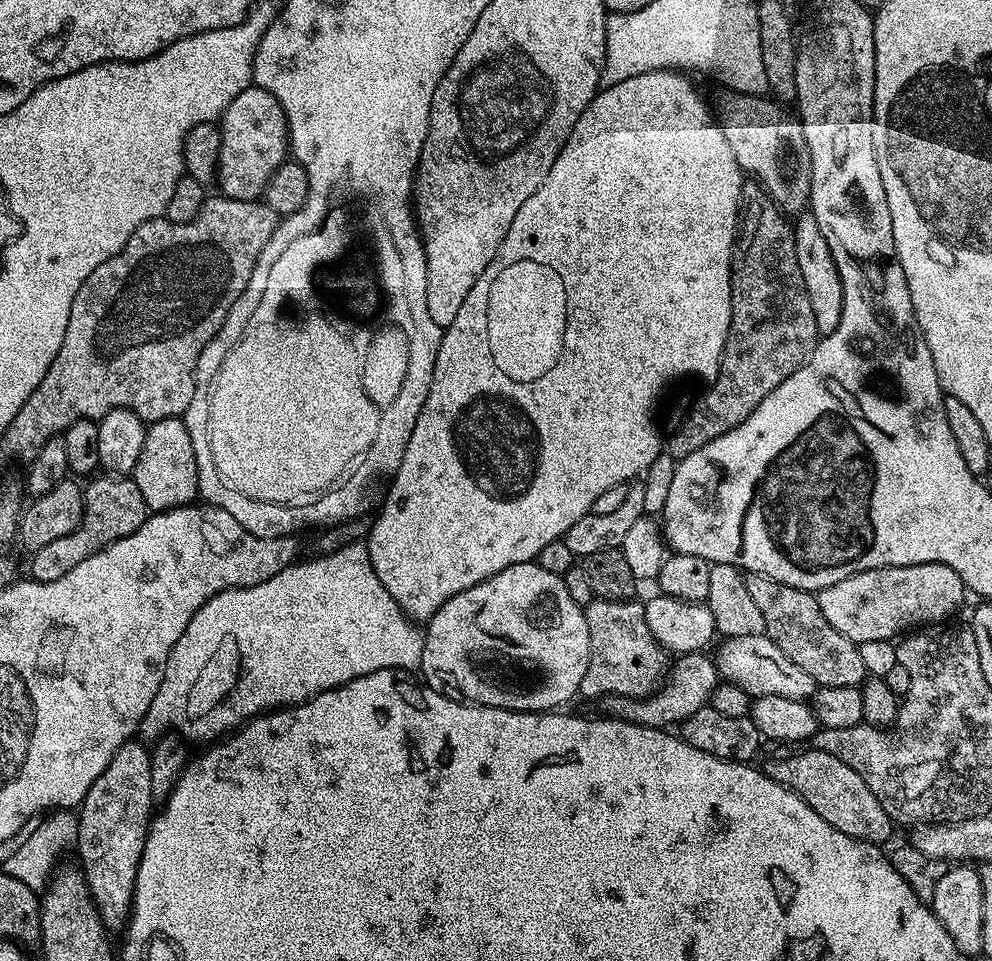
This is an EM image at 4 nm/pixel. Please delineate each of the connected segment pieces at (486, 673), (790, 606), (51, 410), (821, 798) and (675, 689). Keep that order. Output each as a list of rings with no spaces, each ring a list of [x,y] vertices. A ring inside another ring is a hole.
[[[535,562],[515,564],[482,582],[478,582],[478,586],[470,586],[470,590],[462,590],[458,594],[454,594],[454,598],[447,600],[435,612],[432,619],[427,621],[423,634],[424,649],[419,671],[424,672],[423,679],[429,689],[439,689],[441,680],[442,683],[457,688],[461,692],[459,695],[465,701],[482,704],[486,708],[510,708],[513,712],[550,712],[563,709],[565,707],[563,704],[567,700],[577,699],[582,686],[582,678],[586,675],[586,666],[590,662],[590,626],[586,626],[584,608],[570,598],[570,593],[564,585],[563,576],[550,574],[550,570],[542,570],[542,566]]]
[[[755,574],[745,575],[744,581],[750,599],[762,613],[766,635],[778,646],[778,650],[782,650],[782,654],[786,654],[786,658],[790,658],[790,662],[798,662],[798,666],[802,666],[802,670],[806,670],[817,685],[826,688],[863,685],[866,673],[858,644],[830,626],[813,593],[793,590],[782,582],[774,582],[774,578]]]
[[[223,194],[215,195],[209,195],[205,199],[200,212],[192,221],[179,224],[165,218],[149,218],[146,222],[142,222],[138,226],[138,230],[132,232],[132,237],[124,241],[122,250],[118,254],[114,254],[114,258],[102,262],[102,266],[98,266],[98,270],[94,270],[94,274],[90,274],[90,278],[86,278],[86,282],[82,282],[78,294],[74,294],[74,306],[70,306],[70,322],[66,322],[66,338],[62,338],[62,350],[58,350],[54,362],[50,362],[50,370],[46,370],[46,378],[42,378],[42,382],[38,382],[34,394],[30,394],[30,398],[26,398],[26,406],[22,406],[22,410],[18,410],[14,422],[10,422],[10,426],[2,434],[6,455],[17,456],[21,462],[33,460],[38,454],[38,450],[42,450],[42,446],[46,446],[46,442],[50,442],[50,438],[61,435],[74,422],[79,420],[99,422],[103,416],[119,408],[125,408],[138,414],[138,418],[145,422],[171,416],[183,417],[184,411],[190,406],[190,398],[194,398],[198,358],[202,354],[202,350],[206,350],[208,343],[216,337],[218,330],[224,327],[234,302],[238,302],[238,298],[246,290],[251,275],[254,273],[255,263],[258,262],[258,256],[262,253],[266,242],[270,240],[270,236],[274,234],[278,223],[277,212],[269,204],[264,203],[263,199],[235,200]]]
[[[809,747],[807,751],[797,751],[795,756],[781,760],[769,759],[768,765],[763,765],[762,770],[771,780],[778,782],[781,789],[798,794],[798,798],[807,802],[810,810],[814,810],[814,814],[826,818],[826,822],[830,822],[830,826],[834,826],[834,830],[842,830],[842,834],[846,834],[850,838],[858,838],[868,846],[887,845],[887,840],[892,836],[894,821],[886,814],[886,810],[882,810],[882,802],[878,802],[878,798],[874,798],[874,790],[870,790],[870,786],[866,786],[866,782],[859,774],[854,774],[854,770],[850,770],[850,766],[846,766],[846,762],[838,762],[838,758],[834,758],[834,754],[826,754],[813,747]]]
[[[707,651],[685,652],[677,655],[667,669],[662,687],[650,696],[606,696],[599,701],[605,717],[613,720],[625,720],[631,724],[641,724],[647,728],[671,729],[671,724],[683,725],[690,714],[698,714],[711,701],[717,684],[722,677],[716,670],[716,661]]]

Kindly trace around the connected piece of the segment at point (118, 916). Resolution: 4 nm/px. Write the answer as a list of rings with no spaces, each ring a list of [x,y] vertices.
[[[136,738],[122,745],[118,754],[110,758],[110,766],[106,766],[106,770],[94,778],[94,786],[86,790],[86,798],[80,803],[76,816],[78,838],[74,852],[80,855],[78,864],[84,873],[92,900],[96,903],[100,921],[112,934],[123,933],[132,916],[138,862],[142,858],[148,826],[154,815],[150,790],[152,753],[143,746]]]

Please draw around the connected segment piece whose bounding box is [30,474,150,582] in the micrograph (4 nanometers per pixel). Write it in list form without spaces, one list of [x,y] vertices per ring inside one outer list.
[[[100,474],[89,479],[84,488],[82,522],[74,531],[66,534],[66,538],[58,538],[55,542],[42,546],[42,550],[31,553],[31,579],[38,582],[55,582],[56,579],[62,578],[62,574],[70,574],[70,570],[74,570],[78,562],[86,562],[90,554],[98,554],[98,550],[134,534],[134,530],[138,530],[138,526],[142,526],[142,522],[146,522],[149,515],[135,480],[111,474]]]

